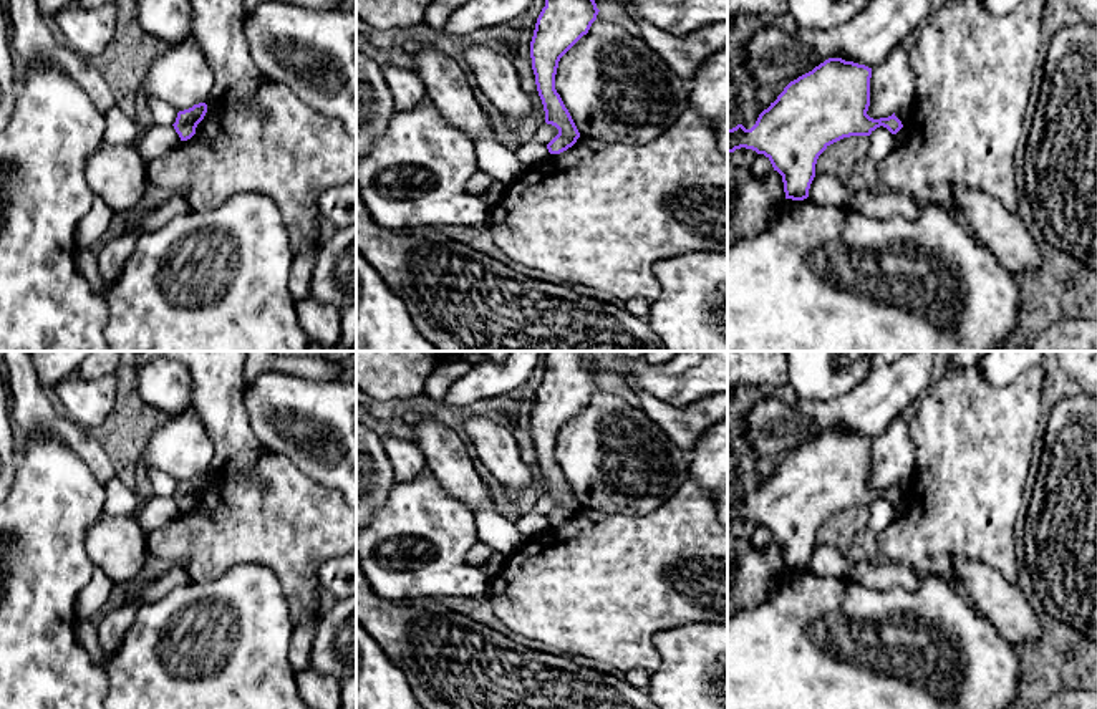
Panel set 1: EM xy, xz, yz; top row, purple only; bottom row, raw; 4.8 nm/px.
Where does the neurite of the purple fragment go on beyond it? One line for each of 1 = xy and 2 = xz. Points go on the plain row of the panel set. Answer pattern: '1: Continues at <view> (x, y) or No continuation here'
1: No continuation here
2: No continuation here

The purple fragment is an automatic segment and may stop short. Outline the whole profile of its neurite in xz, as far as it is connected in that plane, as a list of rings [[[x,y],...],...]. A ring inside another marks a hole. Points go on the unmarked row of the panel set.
[[[544,351],[542,363],[545,378],[535,394],[530,429],[545,494],[558,500],[547,520],[550,525],[560,525],[577,514],[580,504],[555,461],[558,432],[588,404],[600,381],[587,351]]]

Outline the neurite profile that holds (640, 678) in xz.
[[[636,668],[625,673],[625,679],[641,691],[648,691],[651,671]]]

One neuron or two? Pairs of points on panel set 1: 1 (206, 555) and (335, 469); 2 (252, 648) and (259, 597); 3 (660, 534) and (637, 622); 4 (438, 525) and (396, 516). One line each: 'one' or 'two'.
1: two
2: one
3: one
4: one

